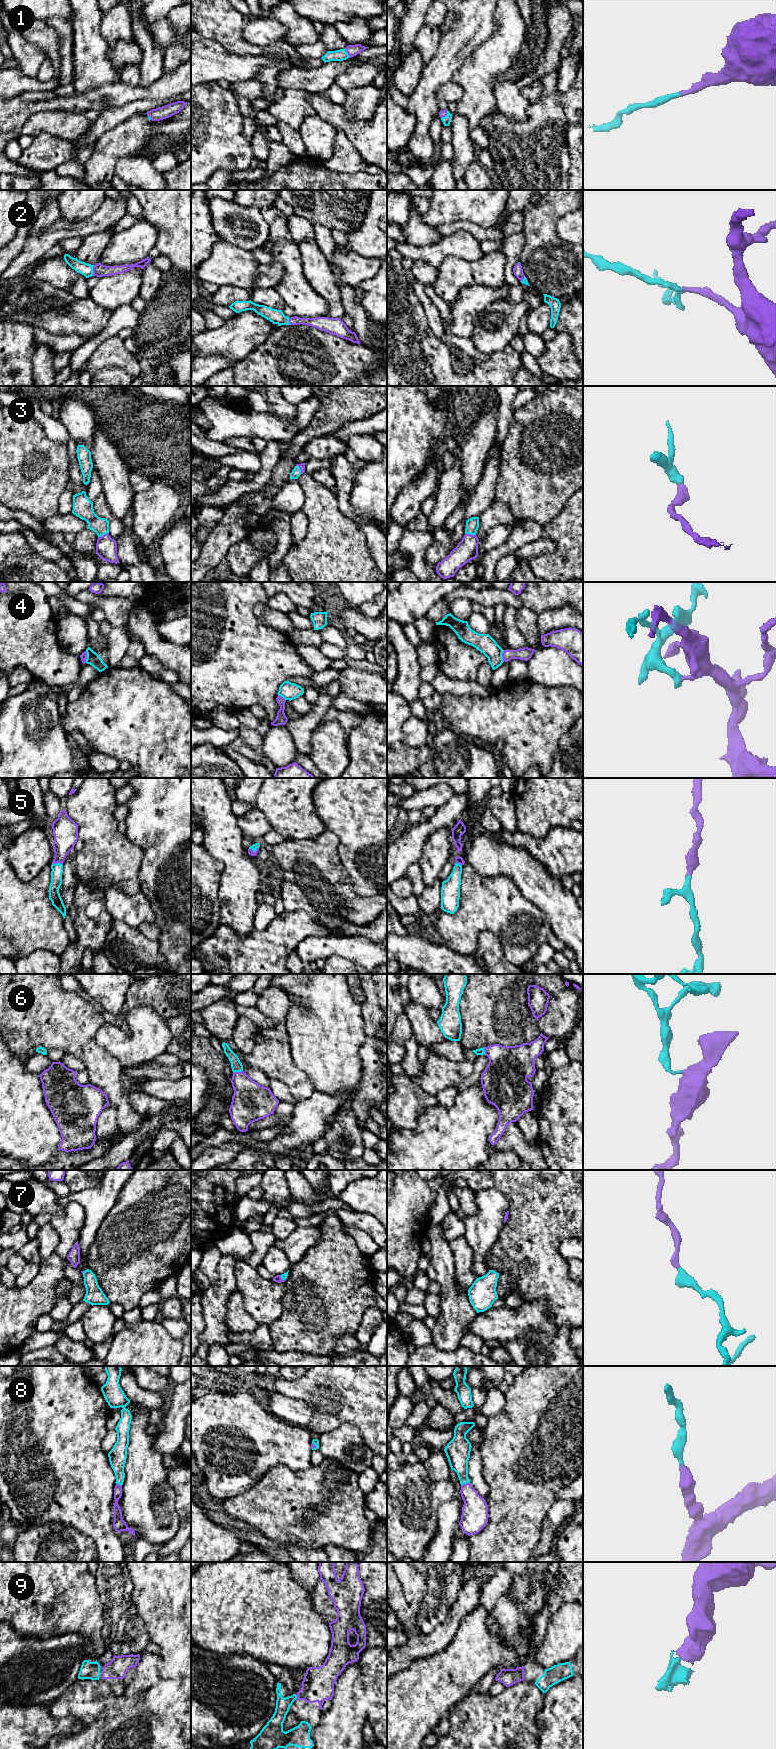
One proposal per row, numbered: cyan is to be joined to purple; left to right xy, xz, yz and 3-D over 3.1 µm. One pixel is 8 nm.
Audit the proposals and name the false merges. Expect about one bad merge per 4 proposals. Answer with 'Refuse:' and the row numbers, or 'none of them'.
Refuse: 4

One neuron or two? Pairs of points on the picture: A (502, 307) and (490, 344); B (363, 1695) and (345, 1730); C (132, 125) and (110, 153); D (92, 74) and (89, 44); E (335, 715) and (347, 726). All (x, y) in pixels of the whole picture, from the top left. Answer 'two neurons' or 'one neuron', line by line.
A: one neuron
B: two neurons
C: one neuron
D: one neuron
E: one neuron

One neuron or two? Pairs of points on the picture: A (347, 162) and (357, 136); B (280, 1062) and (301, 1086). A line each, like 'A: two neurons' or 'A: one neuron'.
A: two neurons
B: one neuron

